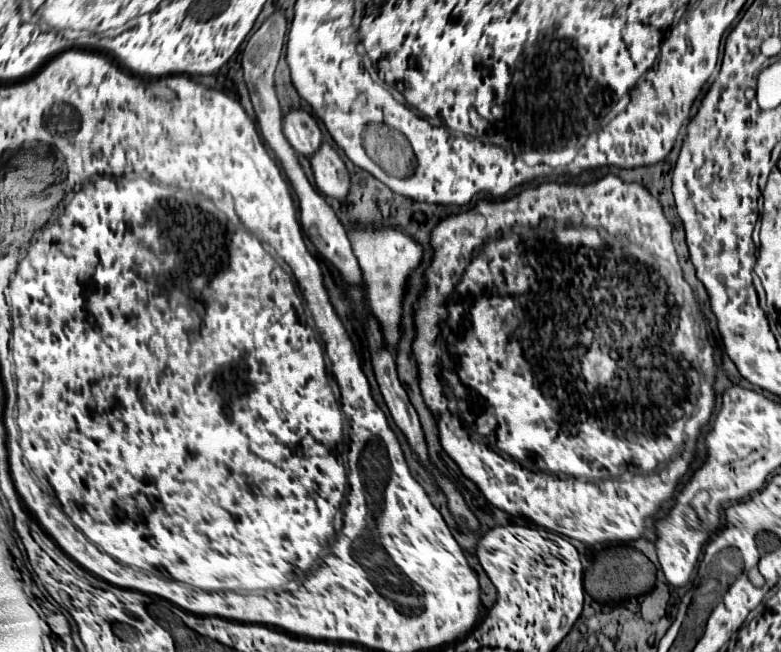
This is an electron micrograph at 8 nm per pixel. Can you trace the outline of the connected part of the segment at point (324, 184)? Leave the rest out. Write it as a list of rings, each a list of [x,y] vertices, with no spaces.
[[[321,143],[321,147],[309,157],[317,189],[333,199],[343,199],[349,189],[349,173],[345,163],[337,155],[337,151],[329,143]]]

